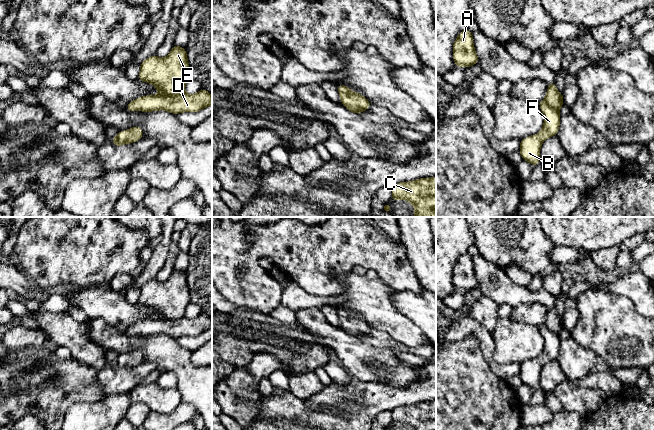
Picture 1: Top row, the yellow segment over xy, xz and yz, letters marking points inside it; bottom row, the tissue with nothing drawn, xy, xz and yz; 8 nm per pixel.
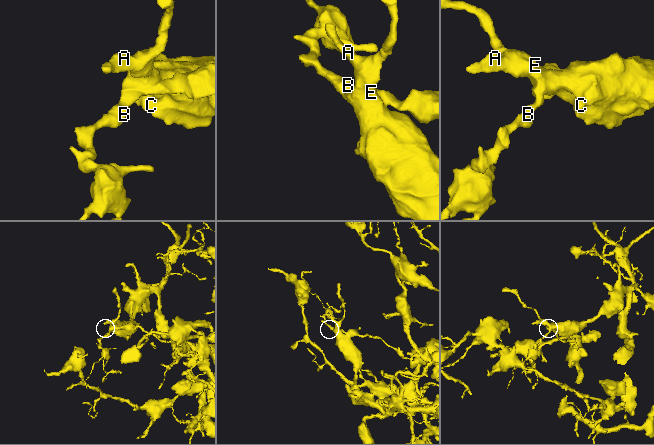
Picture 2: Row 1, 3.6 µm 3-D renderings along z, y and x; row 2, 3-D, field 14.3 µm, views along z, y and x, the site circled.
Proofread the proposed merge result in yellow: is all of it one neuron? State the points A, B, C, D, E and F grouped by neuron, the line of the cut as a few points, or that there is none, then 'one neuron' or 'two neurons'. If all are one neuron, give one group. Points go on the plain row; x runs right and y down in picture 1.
groups A B C D E F; cut none; one neuron

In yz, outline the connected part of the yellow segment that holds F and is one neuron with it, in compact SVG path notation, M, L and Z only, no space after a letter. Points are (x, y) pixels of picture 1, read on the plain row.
M554 306L548 308L545 323L538 327L544 337L544 349L541 355L533 360L520 365L520 378L522 384L528 385L537 390L541 368L546 362L557 359L560 348L559 333L564 328L563 318L560 318Z

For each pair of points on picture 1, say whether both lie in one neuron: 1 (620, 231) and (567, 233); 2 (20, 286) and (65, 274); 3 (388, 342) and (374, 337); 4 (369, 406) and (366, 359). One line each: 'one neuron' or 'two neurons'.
1: one neuron
2: two neurons
3: one neuron
4: two neurons

